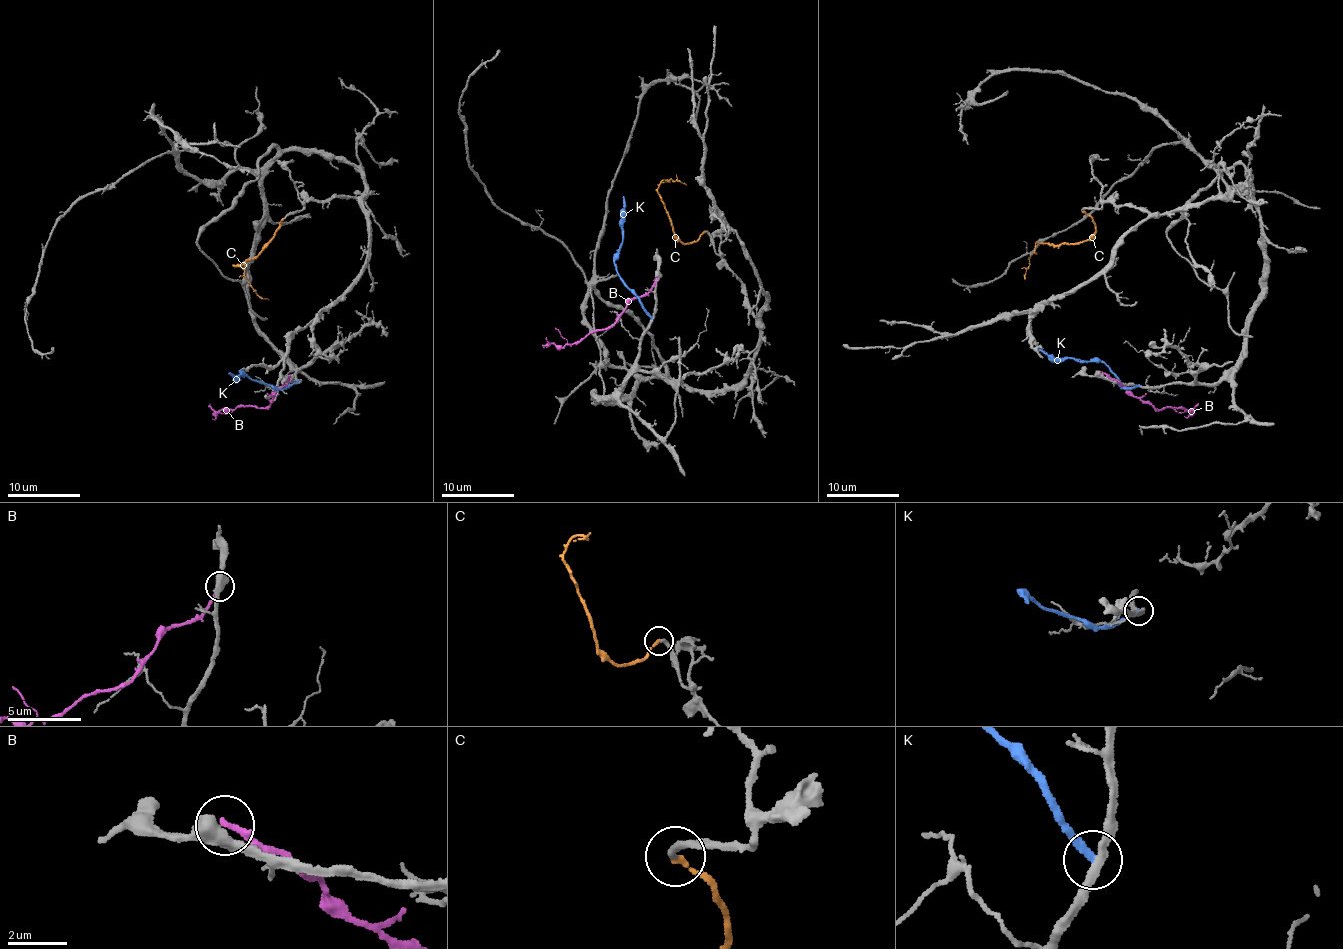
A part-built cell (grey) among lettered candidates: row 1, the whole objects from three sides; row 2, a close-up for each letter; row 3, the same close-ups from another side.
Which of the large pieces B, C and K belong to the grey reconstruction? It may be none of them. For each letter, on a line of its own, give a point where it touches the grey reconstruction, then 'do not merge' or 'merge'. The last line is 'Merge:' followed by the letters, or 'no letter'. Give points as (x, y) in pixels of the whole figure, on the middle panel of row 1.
B: meets grey at (657, 278); do not merge
C: meets grey at (704, 232); merge
K: meets grey at (651, 317); do not merge
Merge: C

